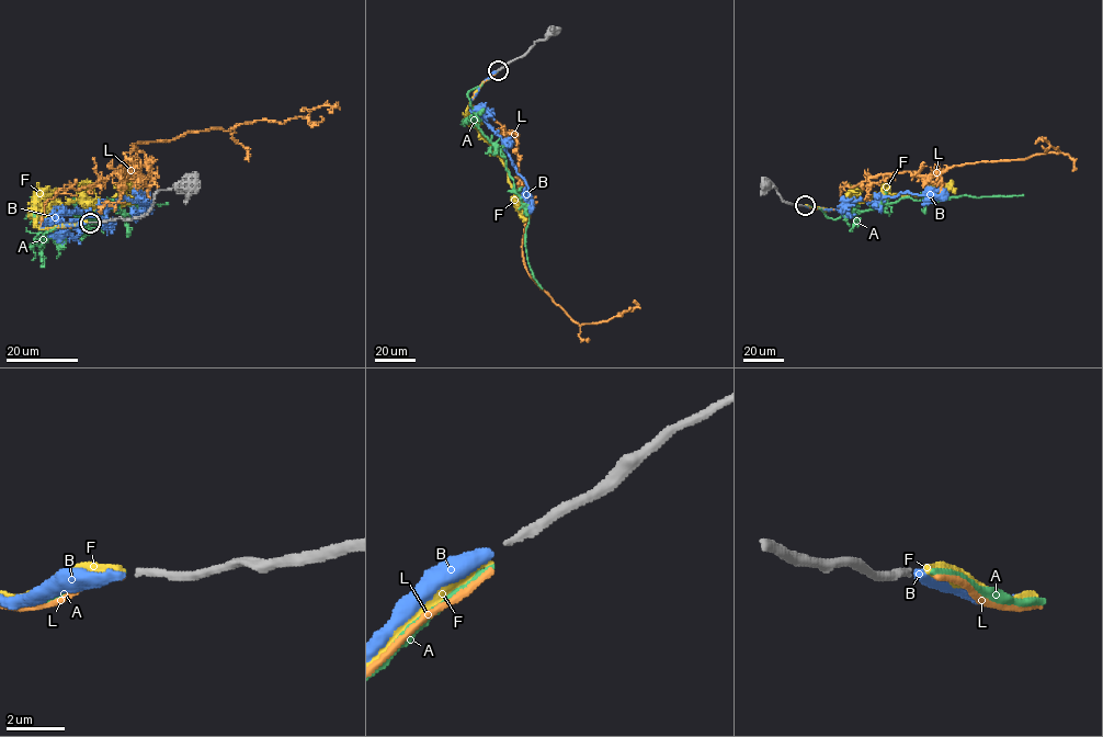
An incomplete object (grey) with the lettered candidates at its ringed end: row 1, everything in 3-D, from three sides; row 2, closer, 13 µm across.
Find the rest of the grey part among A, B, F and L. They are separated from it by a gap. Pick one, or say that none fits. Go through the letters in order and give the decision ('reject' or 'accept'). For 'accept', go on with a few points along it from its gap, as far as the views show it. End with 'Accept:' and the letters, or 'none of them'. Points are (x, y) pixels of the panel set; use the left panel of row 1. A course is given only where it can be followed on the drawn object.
A: reject
B: accept; course (89, 223), (50, 229), (41, 228), (40, 223), (53, 214), (93, 215), (123, 199), (147, 204), (137, 219)
F: reject
L: reject
Accept: B

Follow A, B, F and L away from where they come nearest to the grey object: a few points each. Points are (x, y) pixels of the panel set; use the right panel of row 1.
A: (806, 205), (836, 219), (845, 212), (872, 210), (906, 197), (929, 201), (963, 195), (1023, 194)
B: (805, 206), (838, 208), (845, 201), (871, 202), (907, 192), (941, 199), (921, 204)
F: (806, 205), (837, 210), (885, 192), (890, 195), (932, 194), (951, 188), (931, 184)
L: (806, 206), (837, 210), (840, 186), (878, 174), (925, 176), (954, 165), (1059, 150), (1044, 139), (1035, 144)

